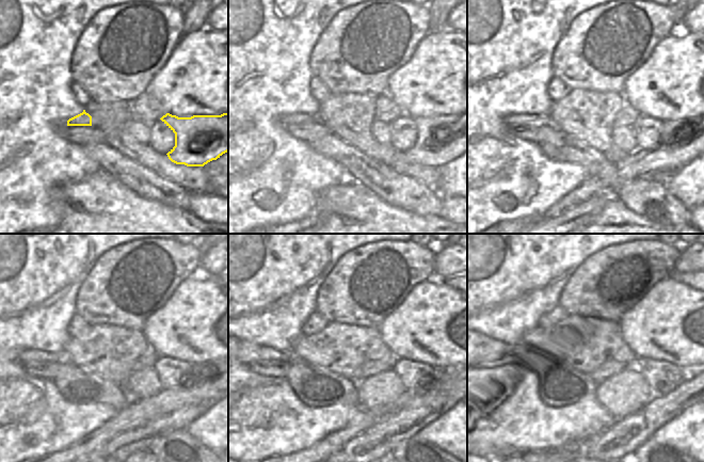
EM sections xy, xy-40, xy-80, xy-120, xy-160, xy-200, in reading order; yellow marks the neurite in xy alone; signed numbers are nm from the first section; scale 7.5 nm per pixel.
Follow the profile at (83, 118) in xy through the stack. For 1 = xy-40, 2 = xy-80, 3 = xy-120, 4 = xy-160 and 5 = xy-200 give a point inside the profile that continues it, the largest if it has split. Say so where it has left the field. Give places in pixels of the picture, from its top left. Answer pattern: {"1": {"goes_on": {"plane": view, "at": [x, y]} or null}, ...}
{"1": {"goes_on": {"plane": "xy-40", "at": [293, 117]}}, "2": {"goes_on": {"plane": "xy-80", "at": [516, 118]}}, "3": {"goes_on": {"plane": "xy-120", "at": [27, 355]}}, "4": {"goes_on": {"plane": "xy-160", "at": [250, 352]}}, "5": {"goes_on": {"plane": "xy-200", "at": [489, 349]}}}

